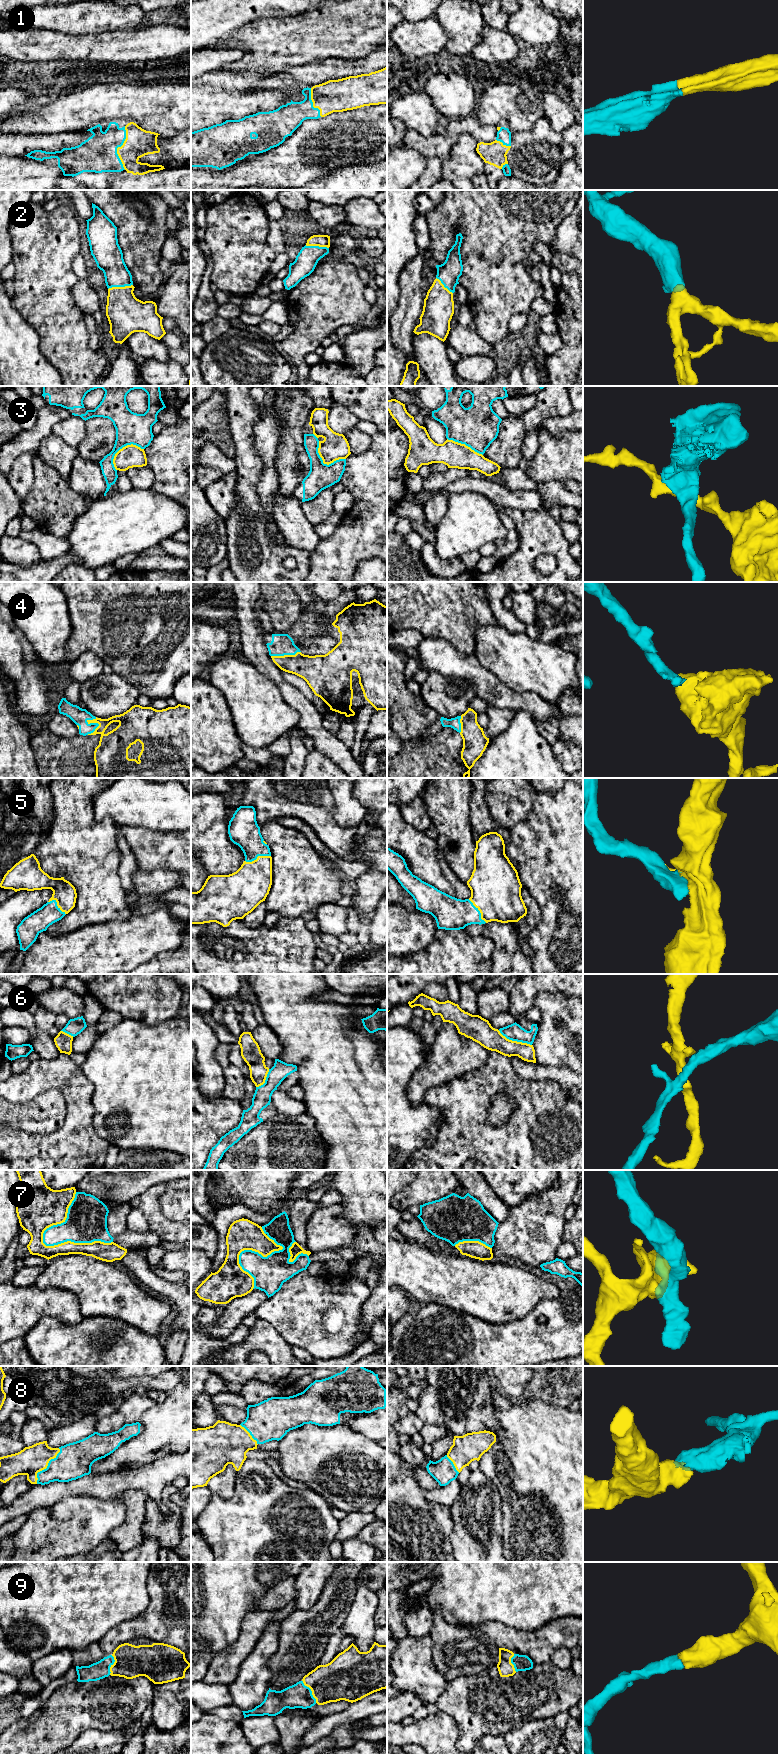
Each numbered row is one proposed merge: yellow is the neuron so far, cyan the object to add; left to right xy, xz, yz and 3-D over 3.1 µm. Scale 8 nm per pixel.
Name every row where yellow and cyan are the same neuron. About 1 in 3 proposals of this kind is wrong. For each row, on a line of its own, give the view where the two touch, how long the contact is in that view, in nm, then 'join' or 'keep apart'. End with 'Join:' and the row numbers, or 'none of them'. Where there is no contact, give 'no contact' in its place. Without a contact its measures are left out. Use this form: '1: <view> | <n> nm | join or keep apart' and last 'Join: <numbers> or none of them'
1: xy | 360 nm | join
2: xy | 200 nm | join
3: xy | 280 nm | keep apart
4: xy | 160 nm | join
5: xz | 220 nm | join
6: yz | 300 nm | keep apart
7: xy | 550 nm | keep apart
8: xy | 340 nm | join
9: xz | 220 nm | join
Join: 1, 2, 4, 5, 8, 9

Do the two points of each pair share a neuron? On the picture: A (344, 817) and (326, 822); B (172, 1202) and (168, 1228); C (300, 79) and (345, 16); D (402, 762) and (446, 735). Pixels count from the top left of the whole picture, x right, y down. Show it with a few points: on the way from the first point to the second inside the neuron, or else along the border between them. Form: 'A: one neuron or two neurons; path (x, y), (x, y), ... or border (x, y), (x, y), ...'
A: two neurons; border (331, 796), (334, 819), (344, 827), (355, 827)
B: two neurons; border (158, 1198), (163, 1214), (169, 1219), (180, 1223)
C: two neurons; border (335, 56), (289, 67)
D: one neuron; path (413, 762), (419, 762), (435, 746)

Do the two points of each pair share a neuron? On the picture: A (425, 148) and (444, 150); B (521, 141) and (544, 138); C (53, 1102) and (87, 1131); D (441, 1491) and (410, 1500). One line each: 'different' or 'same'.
A: same
B: same
C: different
D: different

